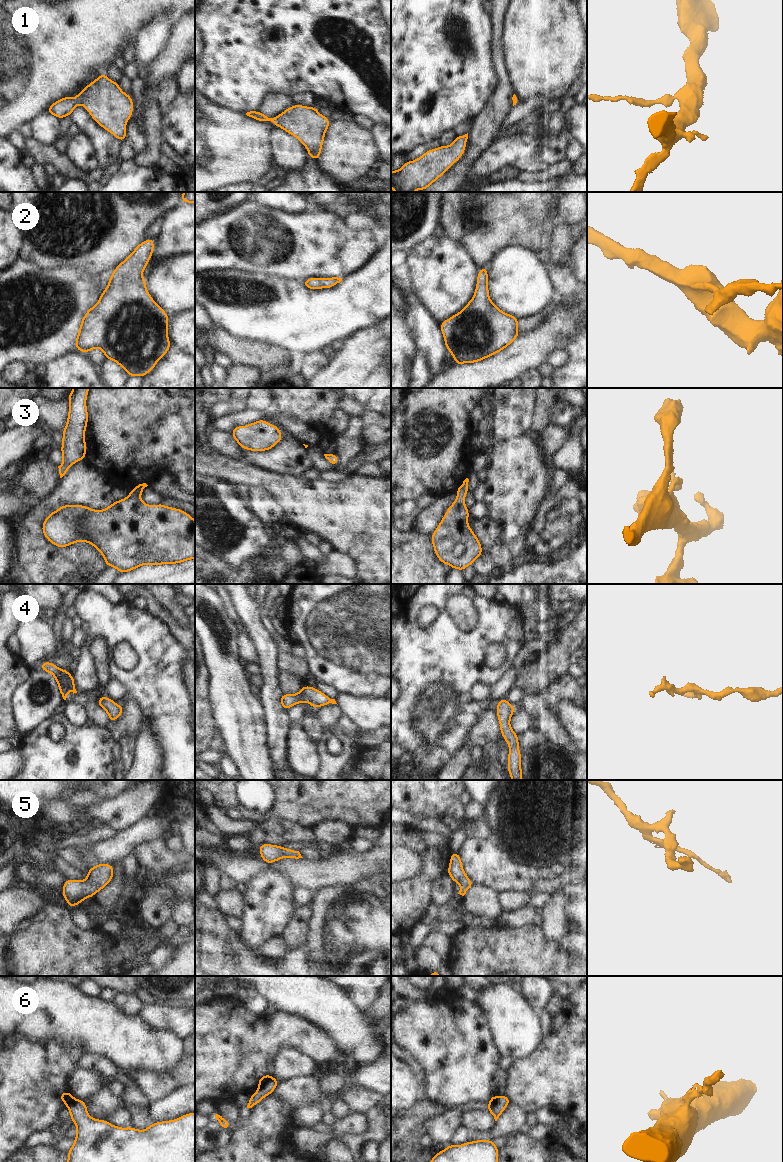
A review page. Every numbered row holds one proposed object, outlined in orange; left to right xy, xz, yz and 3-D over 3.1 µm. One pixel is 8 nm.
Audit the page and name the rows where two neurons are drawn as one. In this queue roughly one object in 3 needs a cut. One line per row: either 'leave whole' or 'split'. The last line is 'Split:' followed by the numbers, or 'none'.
1: leave whole
2: leave whole
3: leave whole
4: leave whole
5: leave whole
6: split
Split: 6

